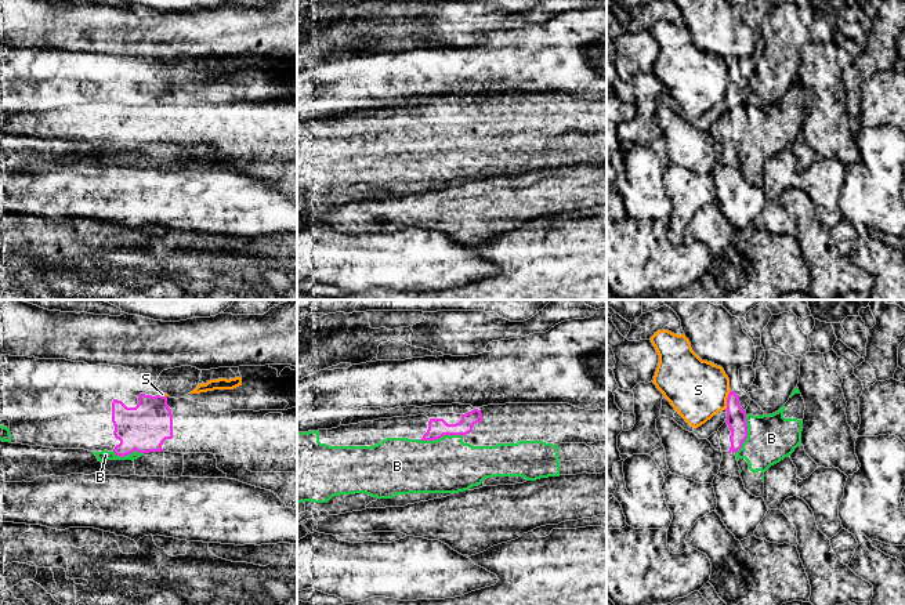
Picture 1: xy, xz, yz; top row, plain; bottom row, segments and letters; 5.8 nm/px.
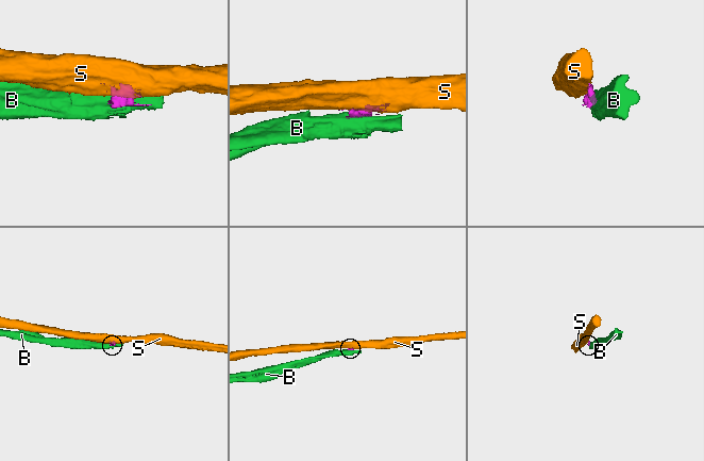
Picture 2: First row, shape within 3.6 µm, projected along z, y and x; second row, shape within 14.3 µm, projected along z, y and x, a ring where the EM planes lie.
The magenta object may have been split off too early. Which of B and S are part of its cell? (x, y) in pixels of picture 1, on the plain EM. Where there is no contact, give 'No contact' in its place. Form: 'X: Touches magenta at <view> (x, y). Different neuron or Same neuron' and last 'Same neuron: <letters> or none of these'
B: Touches magenta at xz (440, 127). Same neuron
S: Touches magenta at yz (727, 90). Different neuron
Same neuron: B

